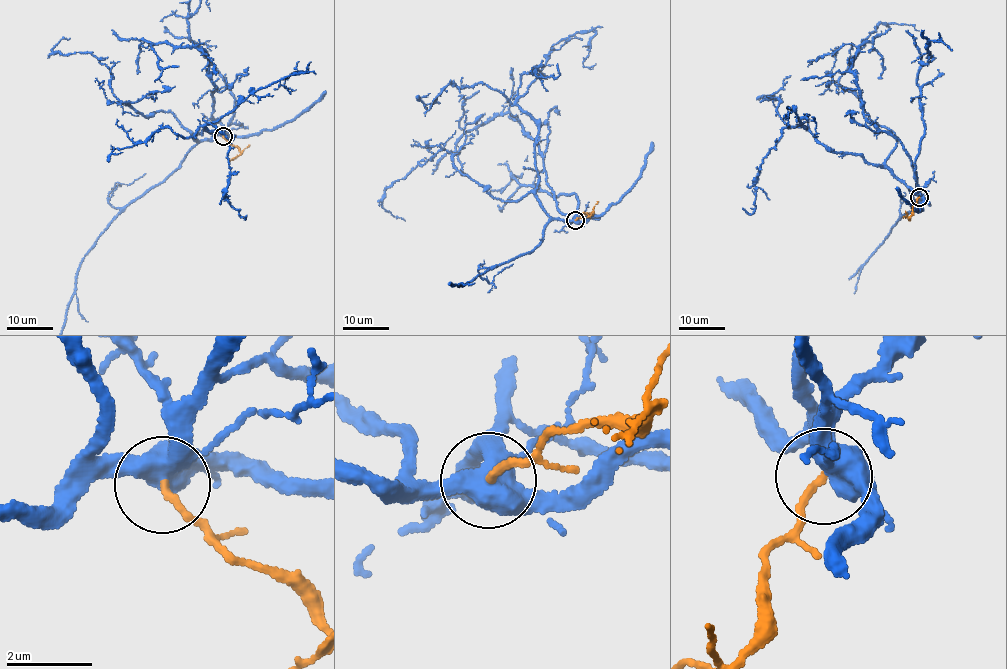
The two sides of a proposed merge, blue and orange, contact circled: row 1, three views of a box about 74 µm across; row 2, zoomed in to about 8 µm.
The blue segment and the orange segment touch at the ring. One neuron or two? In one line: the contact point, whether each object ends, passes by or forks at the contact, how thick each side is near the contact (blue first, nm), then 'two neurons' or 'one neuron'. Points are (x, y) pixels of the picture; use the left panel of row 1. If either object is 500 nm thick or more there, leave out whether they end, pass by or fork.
place (223, 136); calibres 500 and 160 nm; one neuron

